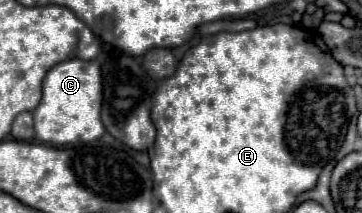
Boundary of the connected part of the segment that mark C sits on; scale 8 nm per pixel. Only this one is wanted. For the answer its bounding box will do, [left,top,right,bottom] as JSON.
[33,60,103,146]

